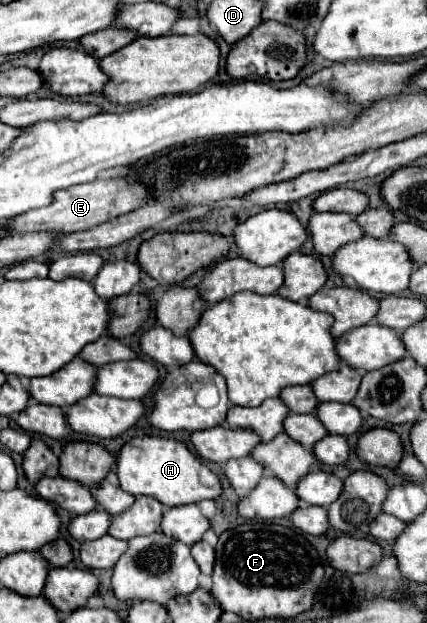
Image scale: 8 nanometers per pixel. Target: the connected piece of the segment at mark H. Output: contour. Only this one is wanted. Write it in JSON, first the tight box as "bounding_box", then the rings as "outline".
{"bounding_box":[117,437,221,507],"outline":[[[135,437],[123,445],[117,459],[117,475],[121,489],[137,495],[151,495],[167,507],[199,503],[203,499],[217,499],[221,495],[221,479],[207,465],[203,465],[185,443],[171,437]]]}

